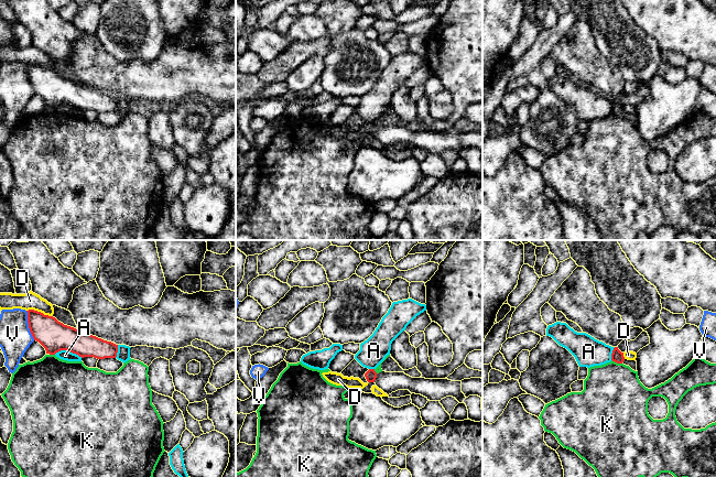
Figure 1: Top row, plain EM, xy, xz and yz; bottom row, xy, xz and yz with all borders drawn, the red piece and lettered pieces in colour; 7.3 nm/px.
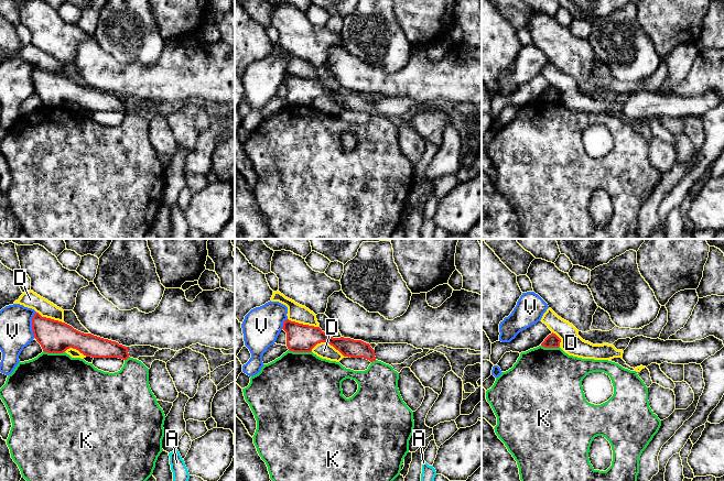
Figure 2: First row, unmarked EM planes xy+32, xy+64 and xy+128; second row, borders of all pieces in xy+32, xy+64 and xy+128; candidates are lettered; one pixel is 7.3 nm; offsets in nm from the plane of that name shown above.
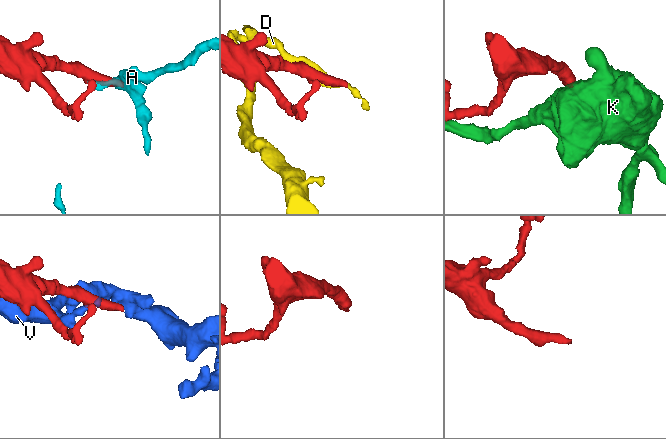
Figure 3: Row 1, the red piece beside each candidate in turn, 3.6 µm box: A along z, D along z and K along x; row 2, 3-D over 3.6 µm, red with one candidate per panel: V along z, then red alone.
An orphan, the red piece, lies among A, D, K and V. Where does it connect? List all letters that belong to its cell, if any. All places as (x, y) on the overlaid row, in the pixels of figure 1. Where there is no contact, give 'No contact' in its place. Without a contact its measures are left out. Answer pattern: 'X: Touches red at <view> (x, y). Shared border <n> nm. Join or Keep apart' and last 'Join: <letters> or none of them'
A: Touches red at xy (68, 350). Shared border 200 nm. Keep apart
D: Touches red at xy (40, 312). Shared border 200 nm. Keep apart
K: Touches red at yz (617, 362). Shared border 90 nm. Keep apart
V: Touches red at xy (29, 325). Shared border 220 nm. Keep apart
Join: none of them

